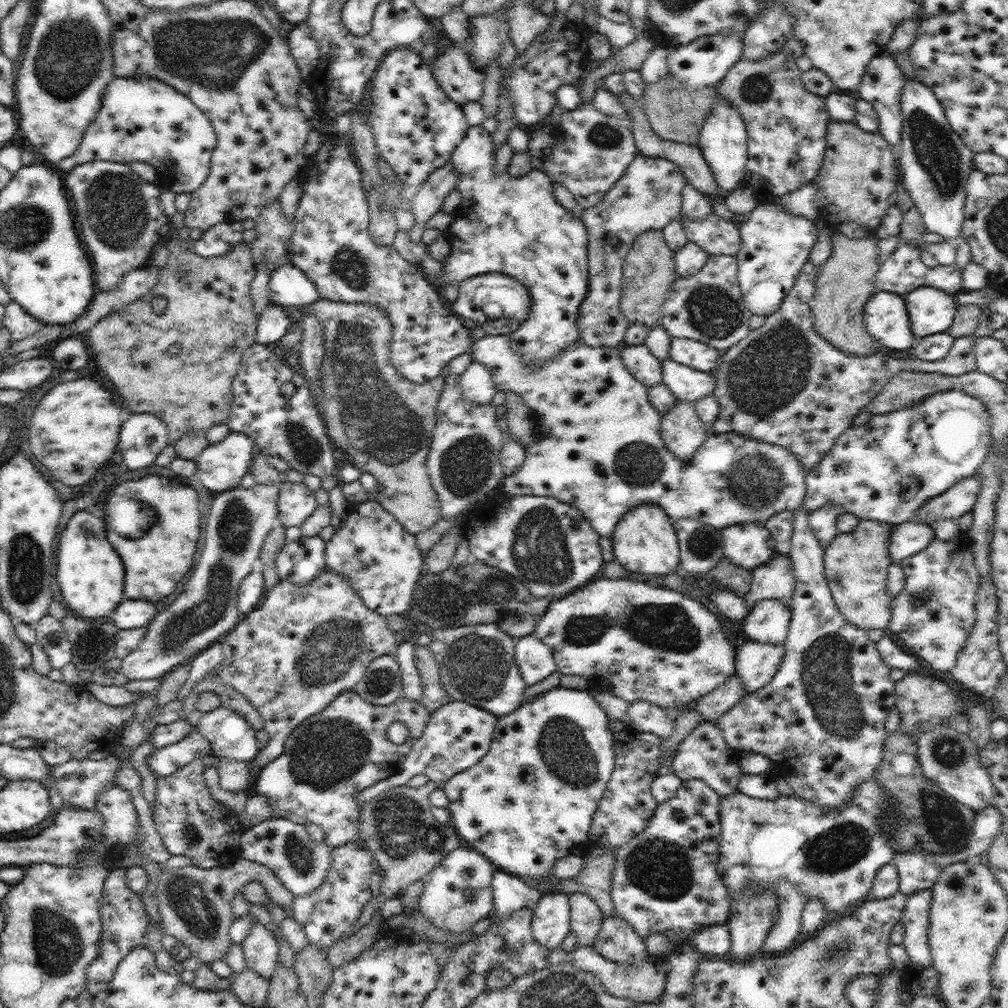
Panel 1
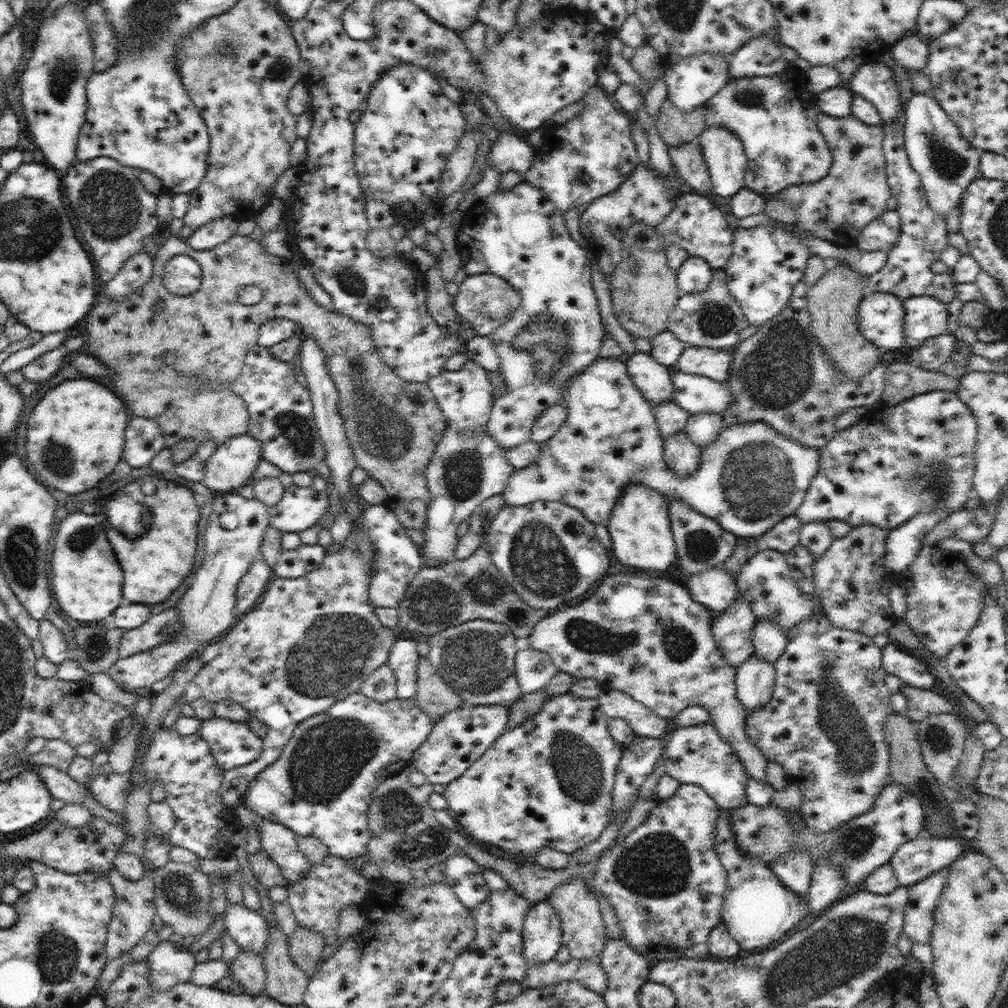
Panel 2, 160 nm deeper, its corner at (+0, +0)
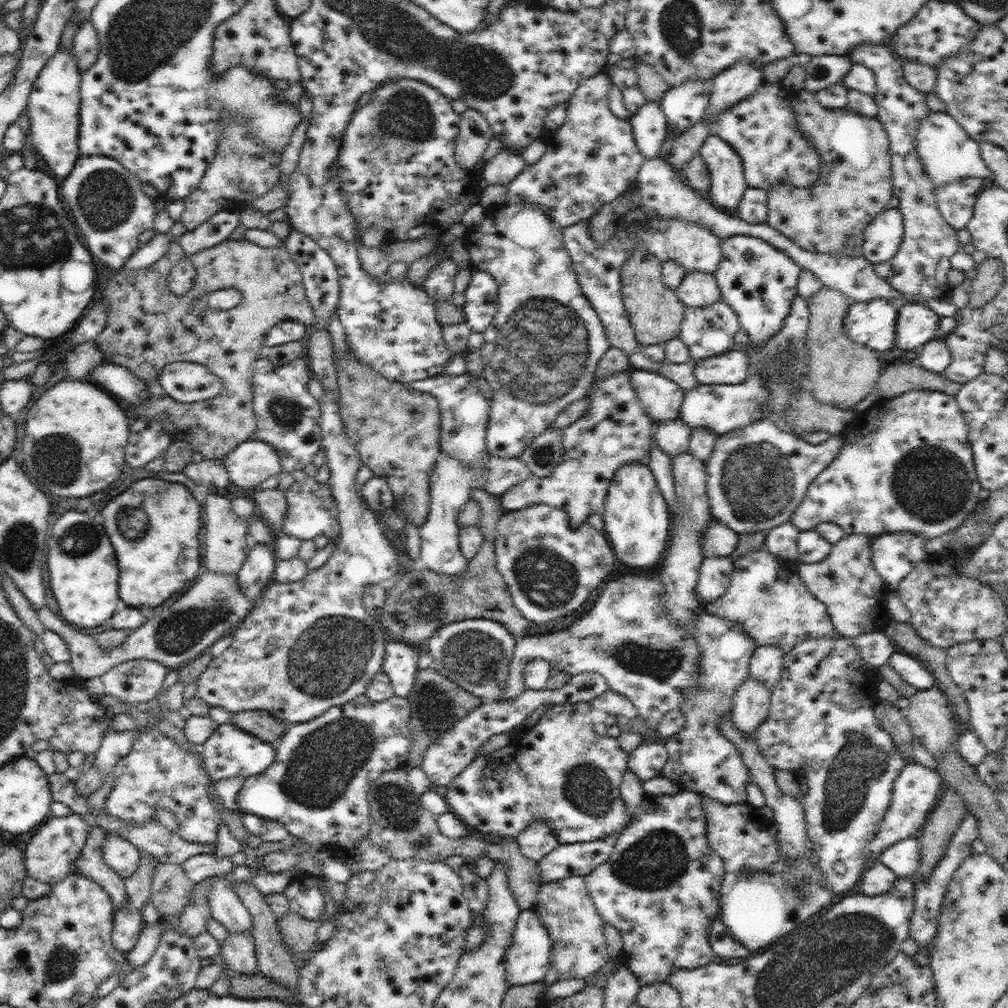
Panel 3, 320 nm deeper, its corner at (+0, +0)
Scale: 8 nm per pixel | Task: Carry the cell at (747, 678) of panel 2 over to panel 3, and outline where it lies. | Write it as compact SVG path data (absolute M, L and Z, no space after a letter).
M749 674L732 697L733 725L744 735L754 738L760 723L767 719L770 705L771 690Z

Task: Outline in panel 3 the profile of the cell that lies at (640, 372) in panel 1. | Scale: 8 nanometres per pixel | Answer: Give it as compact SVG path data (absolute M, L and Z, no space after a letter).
M637 367L630 369L630 378L638 403L655 425L681 416L685 391L676 382L654 370Z

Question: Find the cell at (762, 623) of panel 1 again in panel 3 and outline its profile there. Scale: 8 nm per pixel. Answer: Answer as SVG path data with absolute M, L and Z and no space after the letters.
M758 646L749 660L749 674L772 690L781 677L784 657L779 646Z

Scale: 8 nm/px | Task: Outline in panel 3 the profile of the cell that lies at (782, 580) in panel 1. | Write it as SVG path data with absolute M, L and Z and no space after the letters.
M702 611L695 622L695 641L701 650L699 660L699 677L697 689L688 691L681 700L679 709L685 714L684 729L664 742L667 752L666 765L661 771L663 778L674 780L678 786L688 791L696 791L698 794L706 794L708 798L720 802L720 804L740 805L747 801L747 786L750 783L750 772L745 766L740 752L736 746L722 734L720 730L721 720L727 712L731 712L732 697L739 686L748 678L749 660L757 648L755 641L745 633L739 622L730 622L725 618L714 616L707 611Z

